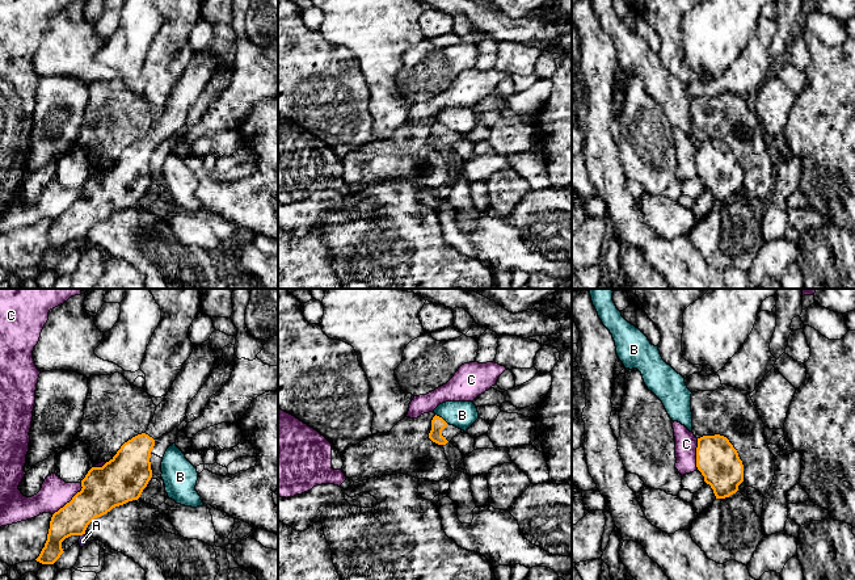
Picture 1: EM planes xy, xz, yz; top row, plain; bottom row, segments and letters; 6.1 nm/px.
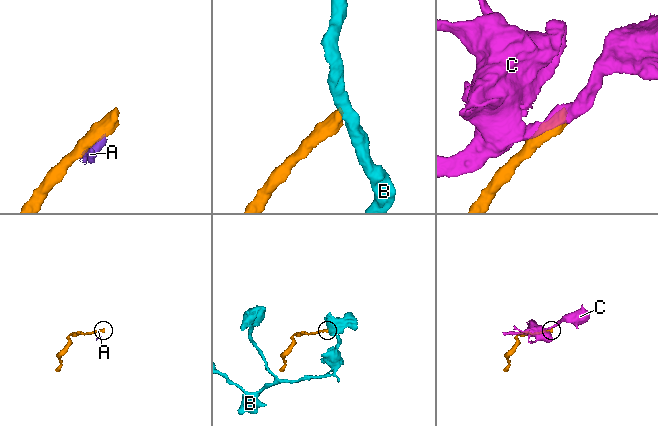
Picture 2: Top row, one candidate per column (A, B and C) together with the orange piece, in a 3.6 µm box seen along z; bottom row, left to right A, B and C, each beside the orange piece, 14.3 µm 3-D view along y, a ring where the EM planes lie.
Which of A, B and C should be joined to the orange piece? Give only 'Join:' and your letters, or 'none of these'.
Join: none of these

